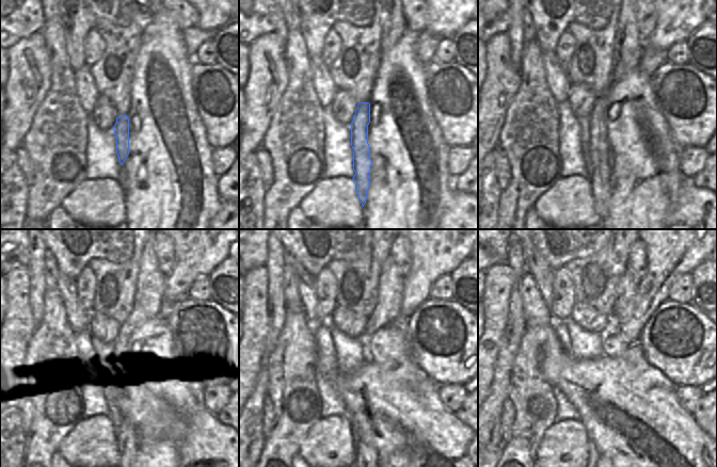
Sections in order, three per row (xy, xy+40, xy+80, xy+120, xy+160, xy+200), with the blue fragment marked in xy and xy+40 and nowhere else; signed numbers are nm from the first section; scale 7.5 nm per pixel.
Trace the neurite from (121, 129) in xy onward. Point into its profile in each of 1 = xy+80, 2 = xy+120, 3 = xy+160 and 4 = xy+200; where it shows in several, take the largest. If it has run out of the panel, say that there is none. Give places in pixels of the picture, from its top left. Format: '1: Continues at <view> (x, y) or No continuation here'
1: Continues at xy+80 (598, 155)
2: Continues at xy+120 (148, 304)
3: Continues at xy+160 (386, 310)
4: Continues at xy+200 (627, 287).

